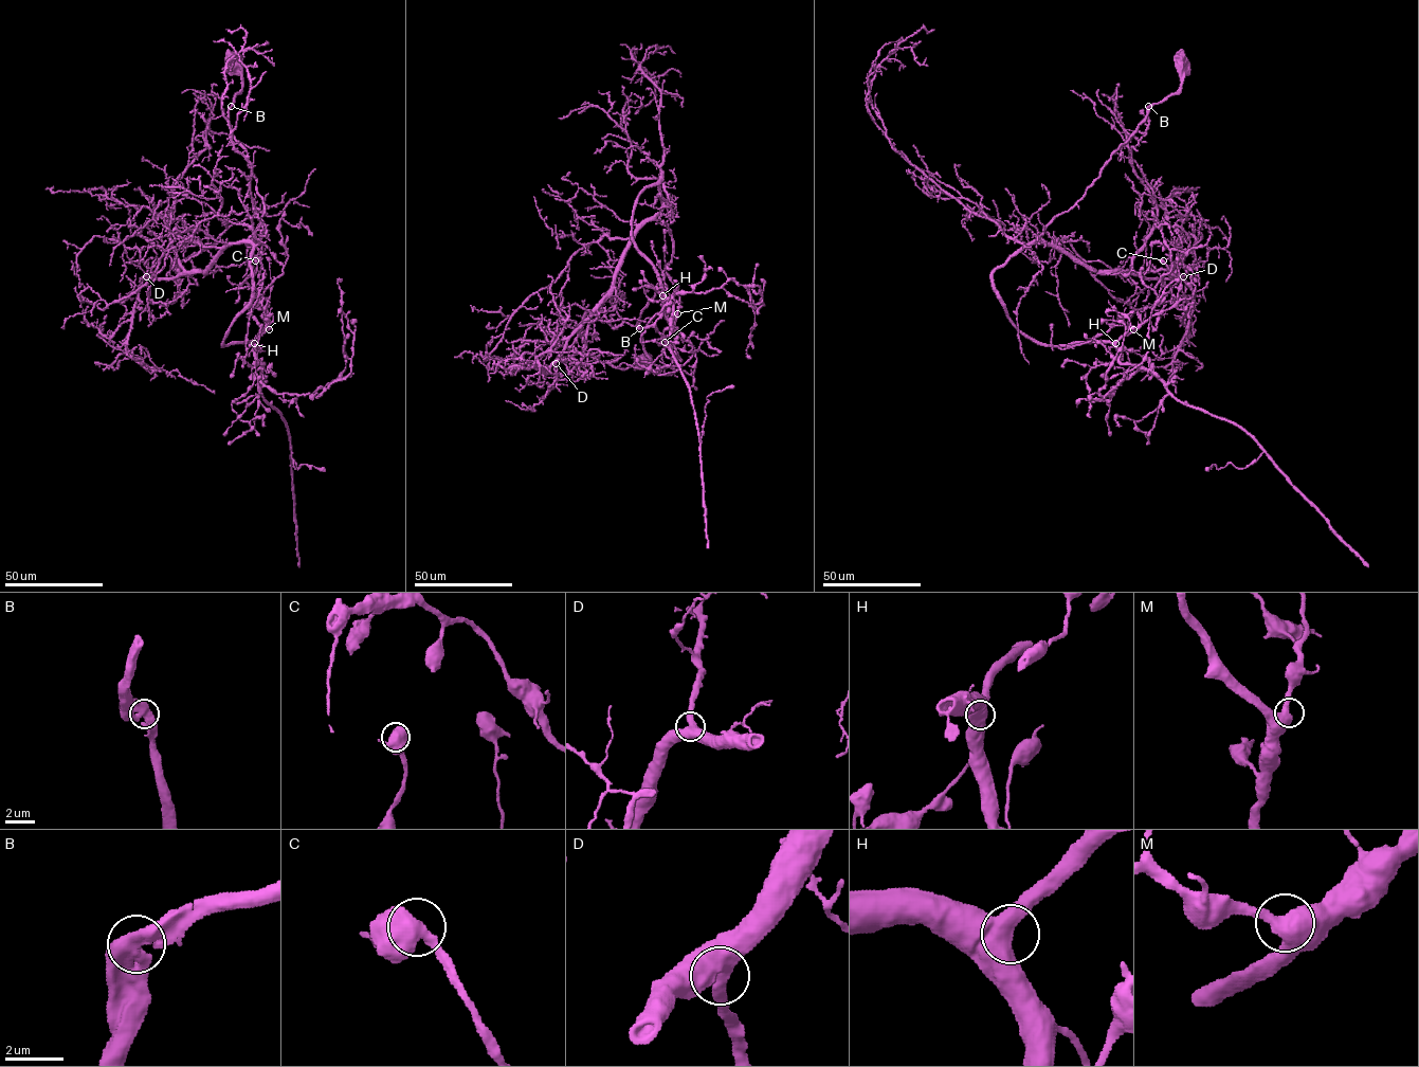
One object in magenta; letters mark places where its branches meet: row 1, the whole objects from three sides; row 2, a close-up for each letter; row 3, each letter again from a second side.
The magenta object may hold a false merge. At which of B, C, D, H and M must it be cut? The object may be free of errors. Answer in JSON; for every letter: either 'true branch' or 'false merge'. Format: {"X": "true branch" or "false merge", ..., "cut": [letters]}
{"B": "true branch", "C": "true branch", "D": "true branch", "H": "true branch", "M": "true branch", "cut": []}

